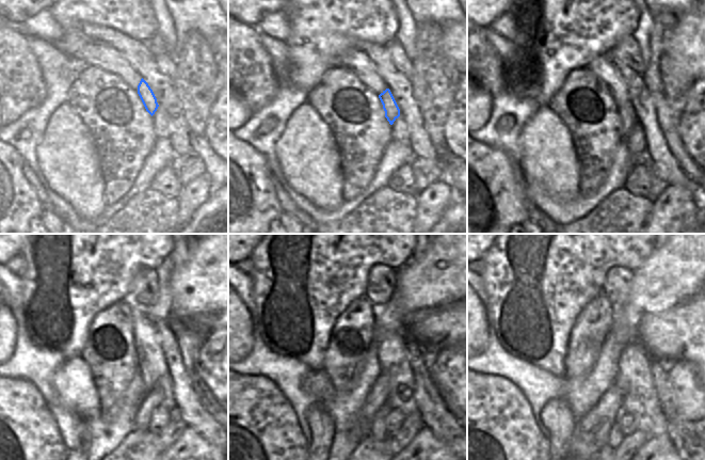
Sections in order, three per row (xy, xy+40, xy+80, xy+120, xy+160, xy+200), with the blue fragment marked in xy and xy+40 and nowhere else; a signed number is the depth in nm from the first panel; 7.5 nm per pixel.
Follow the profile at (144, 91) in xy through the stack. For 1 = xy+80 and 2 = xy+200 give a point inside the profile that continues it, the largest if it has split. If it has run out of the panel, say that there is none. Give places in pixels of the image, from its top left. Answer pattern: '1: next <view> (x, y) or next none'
1: next xy+80 (627, 113)
2: next xy+200 (591, 432)

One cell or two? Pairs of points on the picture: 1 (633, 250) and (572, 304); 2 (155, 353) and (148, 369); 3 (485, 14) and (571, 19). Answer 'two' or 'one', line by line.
1: one
2: one
3: two

